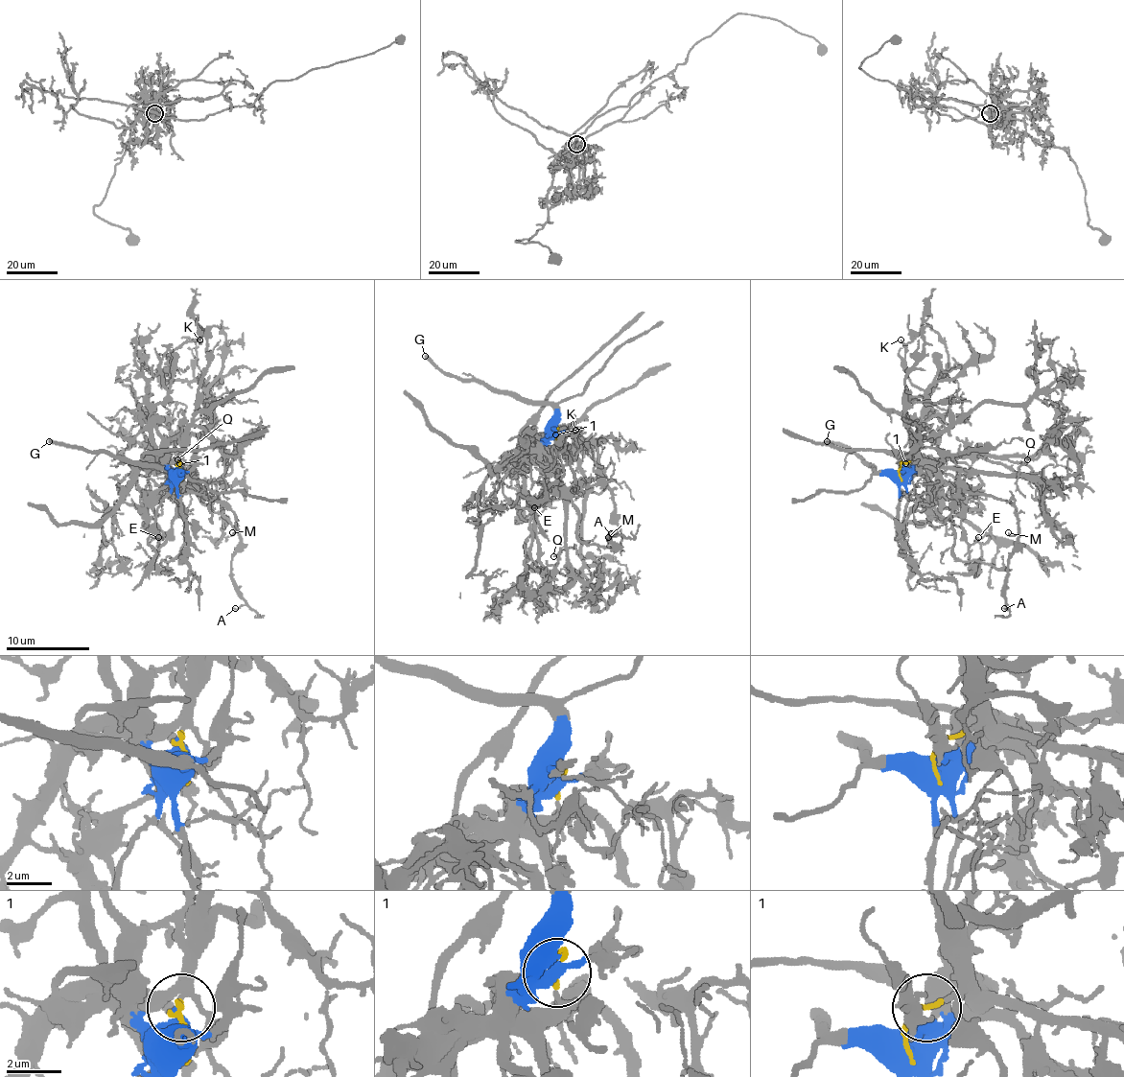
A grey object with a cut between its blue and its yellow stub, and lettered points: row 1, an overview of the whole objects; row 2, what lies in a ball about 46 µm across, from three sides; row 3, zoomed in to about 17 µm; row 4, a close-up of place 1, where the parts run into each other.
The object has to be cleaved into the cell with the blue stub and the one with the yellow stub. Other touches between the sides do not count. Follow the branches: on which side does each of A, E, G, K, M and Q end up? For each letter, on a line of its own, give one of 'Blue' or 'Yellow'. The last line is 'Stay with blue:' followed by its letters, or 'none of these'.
A: Blue
E: Blue
G: Blue
K: Yellow
M: Blue
Q: Yellow
Stay with blue: A, E, G, M

